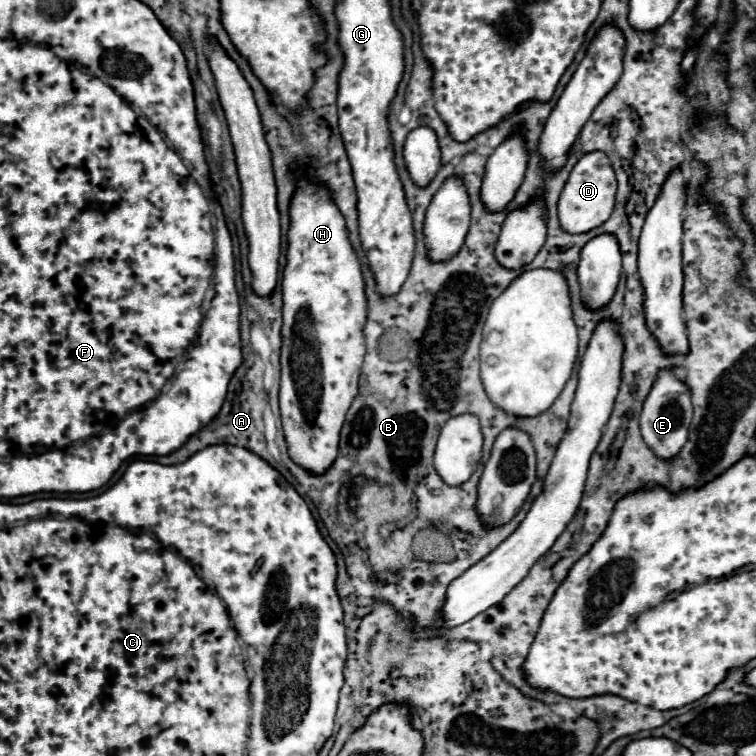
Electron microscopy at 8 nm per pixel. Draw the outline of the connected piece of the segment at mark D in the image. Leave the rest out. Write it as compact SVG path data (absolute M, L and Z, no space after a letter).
M600 151L584 155L576 163L576 167L572 169L572 173L570 173L570 177L564 185L564 191L558 199L560 227L566 233L572 233L572 235L588 233L588 231L600 227L612 215L614 197L616 197L616 175L612 171L612 165L610 165L608 157Z

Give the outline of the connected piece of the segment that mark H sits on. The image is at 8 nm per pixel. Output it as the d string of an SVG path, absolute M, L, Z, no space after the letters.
M312 171L298 179L298 189L290 203L290 247L282 279L284 343L280 357L280 413L292 461L320 475L338 455L344 415L358 393L358 375L366 353L362 333L366 323L366 295L360 263L348 241L344 217L328 191L316 185L310 175Z

